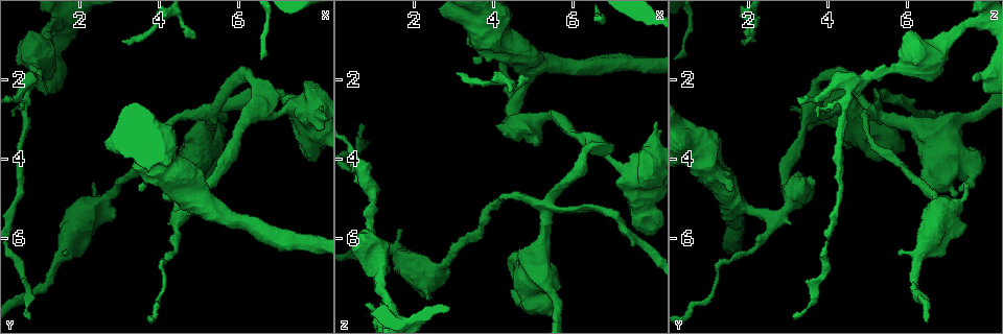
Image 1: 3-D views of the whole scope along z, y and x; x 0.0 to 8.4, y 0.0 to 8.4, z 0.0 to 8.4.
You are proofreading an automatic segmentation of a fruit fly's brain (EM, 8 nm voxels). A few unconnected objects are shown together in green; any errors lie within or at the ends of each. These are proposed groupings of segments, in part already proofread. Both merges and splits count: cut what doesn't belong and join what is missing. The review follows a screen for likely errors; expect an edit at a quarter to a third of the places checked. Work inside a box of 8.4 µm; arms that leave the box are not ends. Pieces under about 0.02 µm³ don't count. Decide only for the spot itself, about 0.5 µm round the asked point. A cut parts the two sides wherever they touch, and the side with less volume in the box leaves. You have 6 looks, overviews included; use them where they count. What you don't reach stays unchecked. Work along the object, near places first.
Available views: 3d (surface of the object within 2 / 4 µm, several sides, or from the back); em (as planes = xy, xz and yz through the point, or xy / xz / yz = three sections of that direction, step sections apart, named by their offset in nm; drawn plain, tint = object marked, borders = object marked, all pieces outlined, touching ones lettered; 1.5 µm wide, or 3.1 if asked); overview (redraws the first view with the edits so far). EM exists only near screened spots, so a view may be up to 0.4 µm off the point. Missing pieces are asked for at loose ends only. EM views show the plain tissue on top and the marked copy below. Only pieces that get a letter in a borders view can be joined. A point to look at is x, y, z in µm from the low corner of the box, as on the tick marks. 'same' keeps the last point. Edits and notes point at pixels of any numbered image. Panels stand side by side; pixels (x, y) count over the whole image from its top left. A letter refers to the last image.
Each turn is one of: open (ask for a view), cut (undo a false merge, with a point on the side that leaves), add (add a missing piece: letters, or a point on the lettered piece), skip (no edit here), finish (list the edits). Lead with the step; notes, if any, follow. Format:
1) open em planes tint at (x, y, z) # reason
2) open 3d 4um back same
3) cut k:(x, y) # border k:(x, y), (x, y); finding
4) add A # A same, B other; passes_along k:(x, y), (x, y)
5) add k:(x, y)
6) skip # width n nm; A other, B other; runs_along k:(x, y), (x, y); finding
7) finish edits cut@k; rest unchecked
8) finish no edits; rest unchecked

open 3d 4um at (4.90, 0.90, 2.05) # thin end

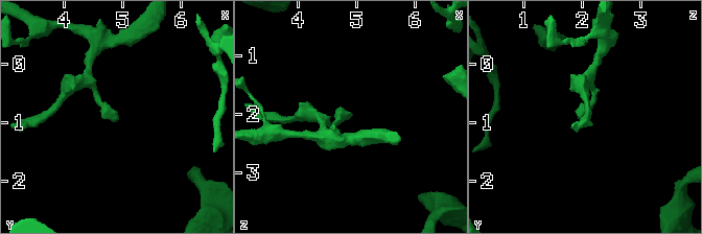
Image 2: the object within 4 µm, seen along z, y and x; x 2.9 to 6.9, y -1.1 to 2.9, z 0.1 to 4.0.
open em yz step 4 tint at (4.90, 0.90, 2.00) # need the tissue

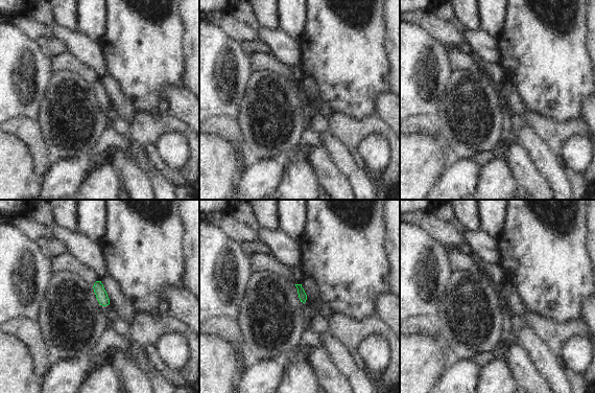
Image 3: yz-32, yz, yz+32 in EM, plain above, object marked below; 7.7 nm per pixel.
open em planes borders same # another direction

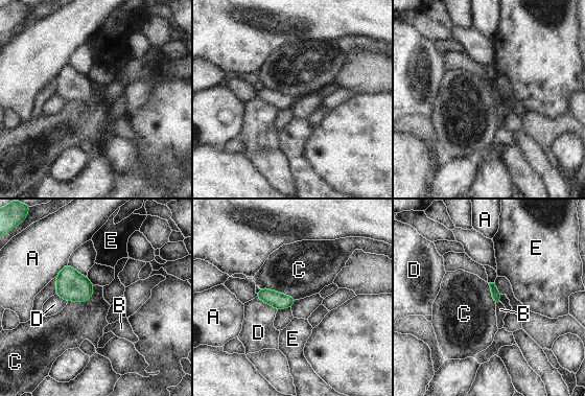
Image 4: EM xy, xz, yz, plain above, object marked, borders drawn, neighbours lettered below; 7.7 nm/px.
add 4:(500, 309) # longest_contact C 300 nm; A other, B same, C other, D other, E other; it goes on there

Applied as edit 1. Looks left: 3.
open overview # see it whole again

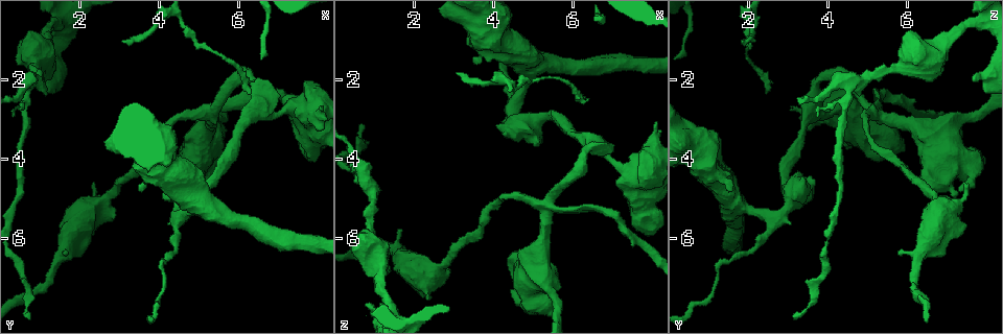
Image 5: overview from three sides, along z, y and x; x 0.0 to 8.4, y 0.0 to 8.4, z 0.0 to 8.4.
open em planes borders at (3.10, 1.05, 1.85) # tapers out

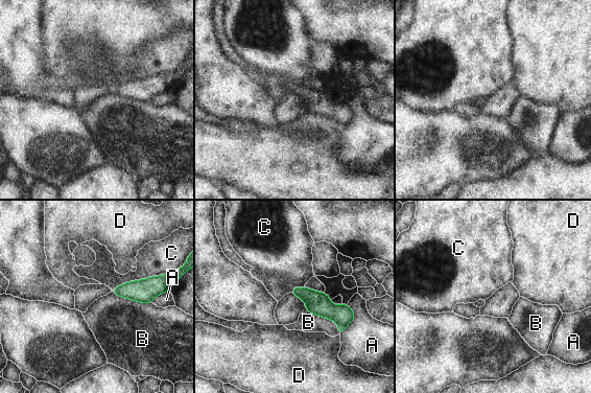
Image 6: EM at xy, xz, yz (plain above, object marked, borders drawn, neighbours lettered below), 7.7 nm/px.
skip # width 140 nm; A other, B other, C other, D other; runs_along 6:(294, 291), (329, 310), (351, 317); none of them fits

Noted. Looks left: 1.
finish edits add@4; rest unchecked

